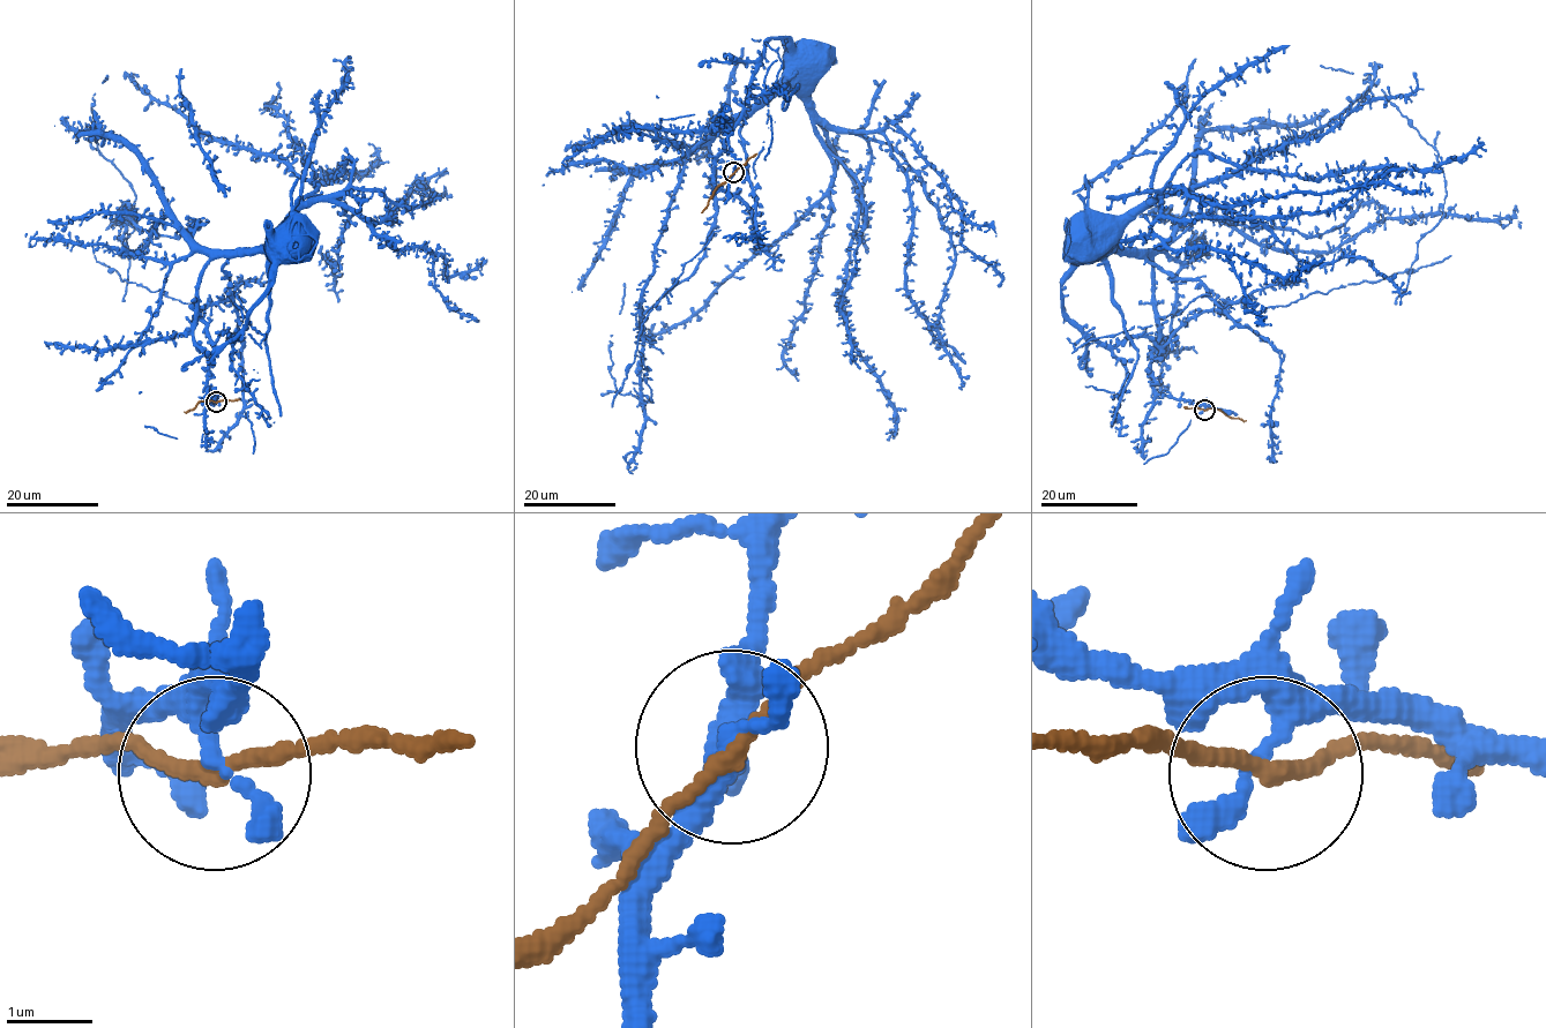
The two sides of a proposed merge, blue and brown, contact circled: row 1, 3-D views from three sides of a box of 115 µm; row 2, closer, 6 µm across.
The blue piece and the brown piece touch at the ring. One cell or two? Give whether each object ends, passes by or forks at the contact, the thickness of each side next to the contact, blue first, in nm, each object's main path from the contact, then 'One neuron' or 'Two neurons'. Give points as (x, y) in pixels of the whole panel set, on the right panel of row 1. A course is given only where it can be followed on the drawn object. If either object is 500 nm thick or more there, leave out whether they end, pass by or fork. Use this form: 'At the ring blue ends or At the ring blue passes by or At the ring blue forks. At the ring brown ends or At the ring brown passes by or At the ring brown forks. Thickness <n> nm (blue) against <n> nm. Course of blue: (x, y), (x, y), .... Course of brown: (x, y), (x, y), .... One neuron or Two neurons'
At the ring blue forks. At the ring brown passes by. Thickness 190 nm (blue) against 170 nm. Course of blue: (1203, 410), (1154, 390), (1151, 351), (1158, 340), (1154, 264), (1104, 234), (1103, 244). Course of brown: (1203, 410), (1218, 409), (1229, 417), (1246, 420). One neuron

